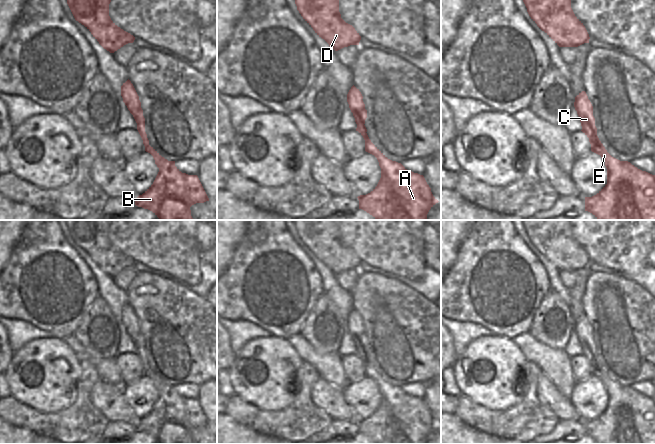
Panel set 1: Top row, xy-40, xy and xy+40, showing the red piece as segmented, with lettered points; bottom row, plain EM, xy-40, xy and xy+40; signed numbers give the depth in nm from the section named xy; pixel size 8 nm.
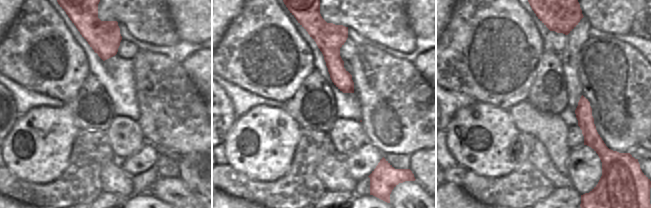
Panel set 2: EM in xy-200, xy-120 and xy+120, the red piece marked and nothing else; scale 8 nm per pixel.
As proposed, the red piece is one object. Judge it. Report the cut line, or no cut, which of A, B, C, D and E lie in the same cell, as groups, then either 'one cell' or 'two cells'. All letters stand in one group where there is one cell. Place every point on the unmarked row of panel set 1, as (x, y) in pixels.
cut none; groups A B C D E; one cell

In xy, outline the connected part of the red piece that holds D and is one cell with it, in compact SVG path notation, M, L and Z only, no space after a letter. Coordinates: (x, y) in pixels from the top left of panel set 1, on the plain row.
M293 220L297 234L315 257L330 271L338 275L350 269L359 269L361 260L355 252L346 247L339 236L339 220Z

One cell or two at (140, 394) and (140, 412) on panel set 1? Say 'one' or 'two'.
one

